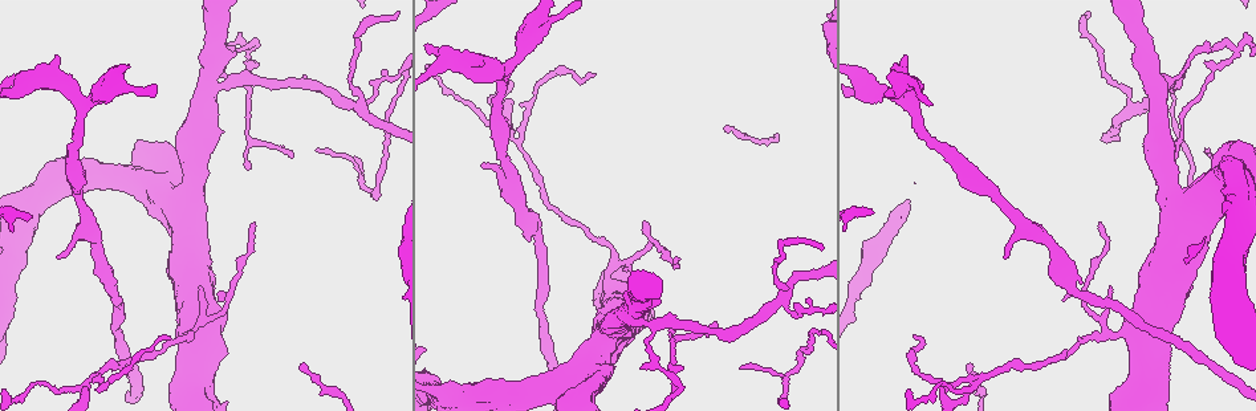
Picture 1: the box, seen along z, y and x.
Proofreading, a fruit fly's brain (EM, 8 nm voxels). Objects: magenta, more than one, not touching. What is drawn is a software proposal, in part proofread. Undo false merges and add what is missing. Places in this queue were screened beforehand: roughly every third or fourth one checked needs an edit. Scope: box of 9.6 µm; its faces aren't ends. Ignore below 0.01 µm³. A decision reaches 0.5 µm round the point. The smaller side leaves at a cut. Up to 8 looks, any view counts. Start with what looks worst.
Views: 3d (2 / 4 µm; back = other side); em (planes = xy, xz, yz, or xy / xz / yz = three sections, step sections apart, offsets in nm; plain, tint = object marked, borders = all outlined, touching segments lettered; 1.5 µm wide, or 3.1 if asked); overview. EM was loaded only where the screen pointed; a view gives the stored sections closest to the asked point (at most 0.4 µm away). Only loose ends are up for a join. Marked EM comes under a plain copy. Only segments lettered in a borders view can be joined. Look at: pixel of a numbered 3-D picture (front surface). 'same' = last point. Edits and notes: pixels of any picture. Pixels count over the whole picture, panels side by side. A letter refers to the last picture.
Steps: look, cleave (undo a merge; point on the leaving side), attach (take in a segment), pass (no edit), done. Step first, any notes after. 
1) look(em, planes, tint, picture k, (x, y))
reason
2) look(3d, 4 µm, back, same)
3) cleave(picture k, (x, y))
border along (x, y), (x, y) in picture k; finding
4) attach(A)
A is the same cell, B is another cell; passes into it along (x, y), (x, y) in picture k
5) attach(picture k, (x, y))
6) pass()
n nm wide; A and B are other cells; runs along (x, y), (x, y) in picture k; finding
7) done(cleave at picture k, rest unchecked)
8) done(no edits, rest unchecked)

look(em, xy, step 4, tint, picture 1, (480, 165))
an open end

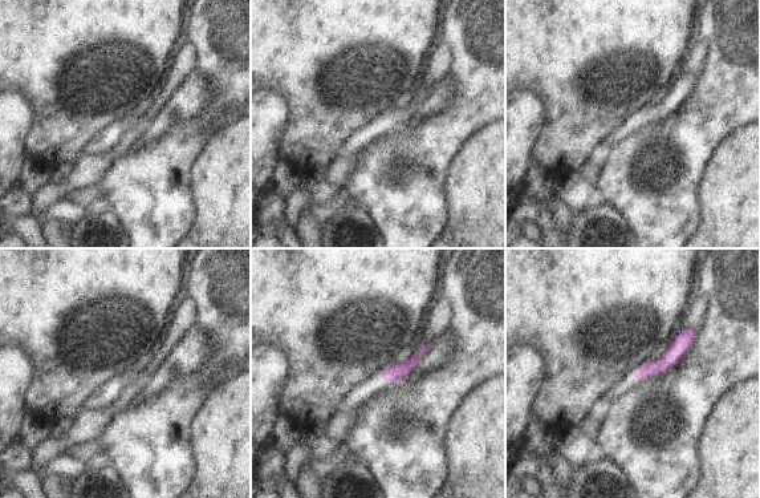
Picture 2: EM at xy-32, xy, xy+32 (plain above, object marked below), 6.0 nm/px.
look(em, planes, borders, same)
cut it another way

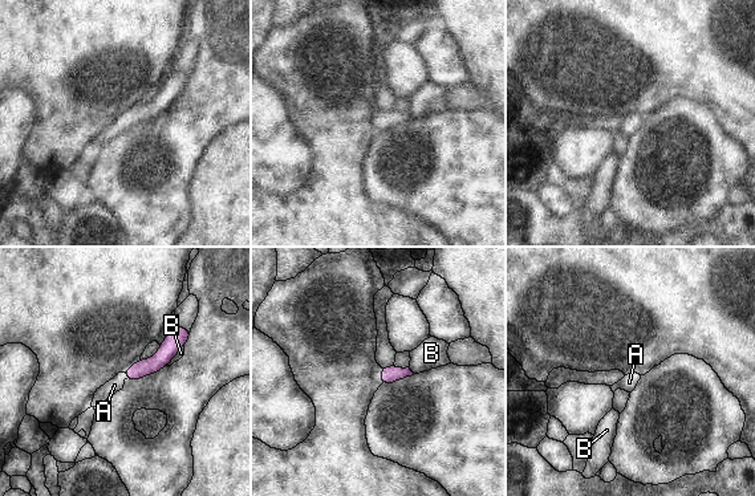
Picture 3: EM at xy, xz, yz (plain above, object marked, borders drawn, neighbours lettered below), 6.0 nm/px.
attach(A)
A is the same cell, B is another cell; passes into it along (158, 361), (125, 375), (114, 385) in picture 3; the neuron continues

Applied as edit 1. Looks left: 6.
look(overview)

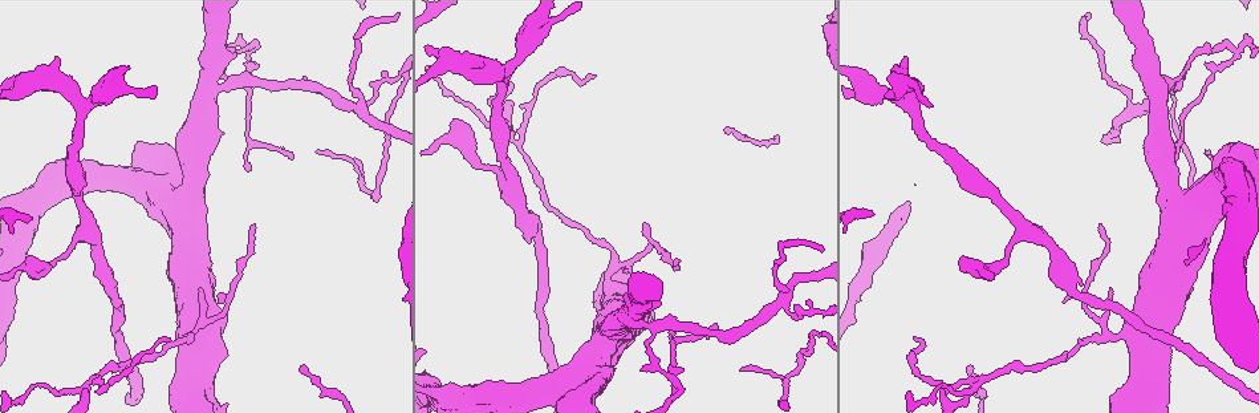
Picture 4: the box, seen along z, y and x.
look(em, planes, tint, picture 4, (982, 382))
arms run side by side

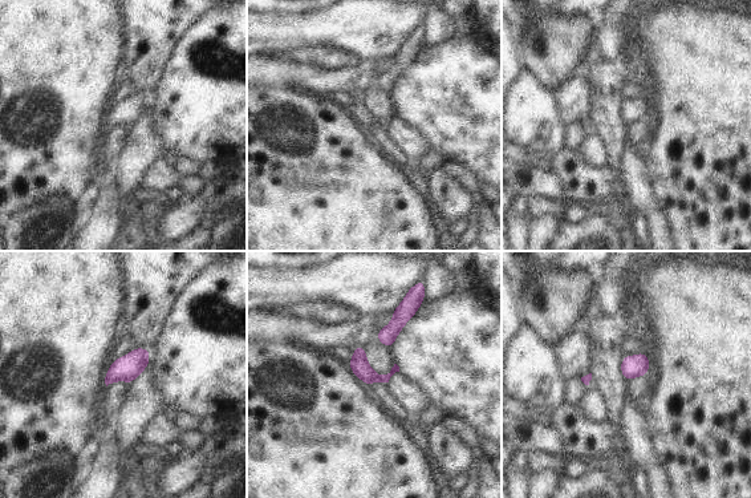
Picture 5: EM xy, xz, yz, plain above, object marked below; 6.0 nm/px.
look(em, planes, borders, same)

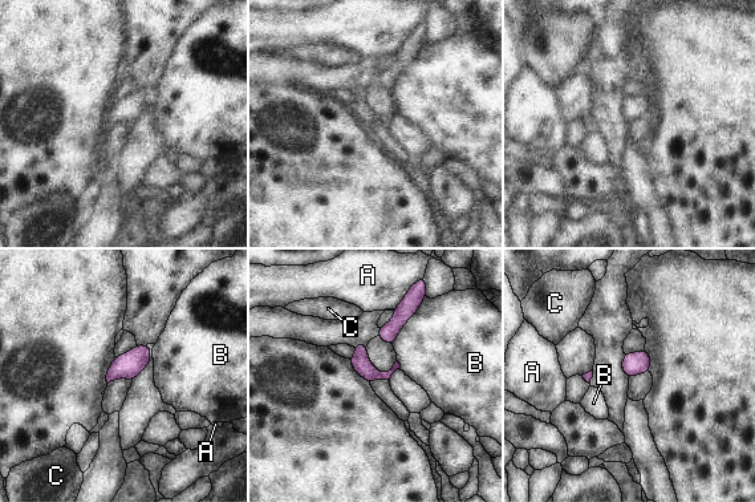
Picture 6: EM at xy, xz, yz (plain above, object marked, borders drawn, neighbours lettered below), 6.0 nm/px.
pass()
A, B and C are other cells; border along (425, 298), (392, 344) in picture 6; all the same neuron

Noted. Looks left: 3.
look(3d, 2 µm, picture 4, (316, 152))
an open end

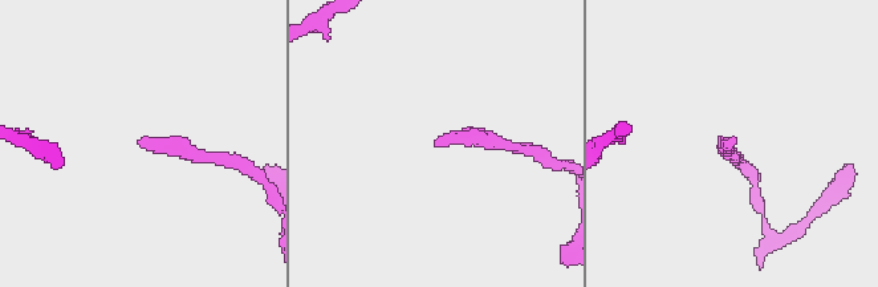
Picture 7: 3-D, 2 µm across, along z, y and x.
look(em, planes, borders, picture 7, (735, 140))

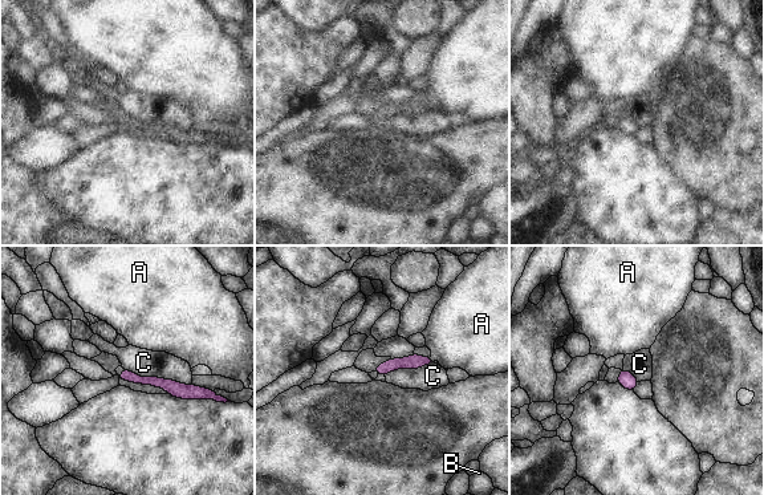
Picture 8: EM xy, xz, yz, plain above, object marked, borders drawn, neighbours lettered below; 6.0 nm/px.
pass()
A, B and C are other cells; border along (124, 368), (139, 376), (191, 384) in picture 8; none of them fits

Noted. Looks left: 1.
done(attach at picture 3, rest unchecked)

